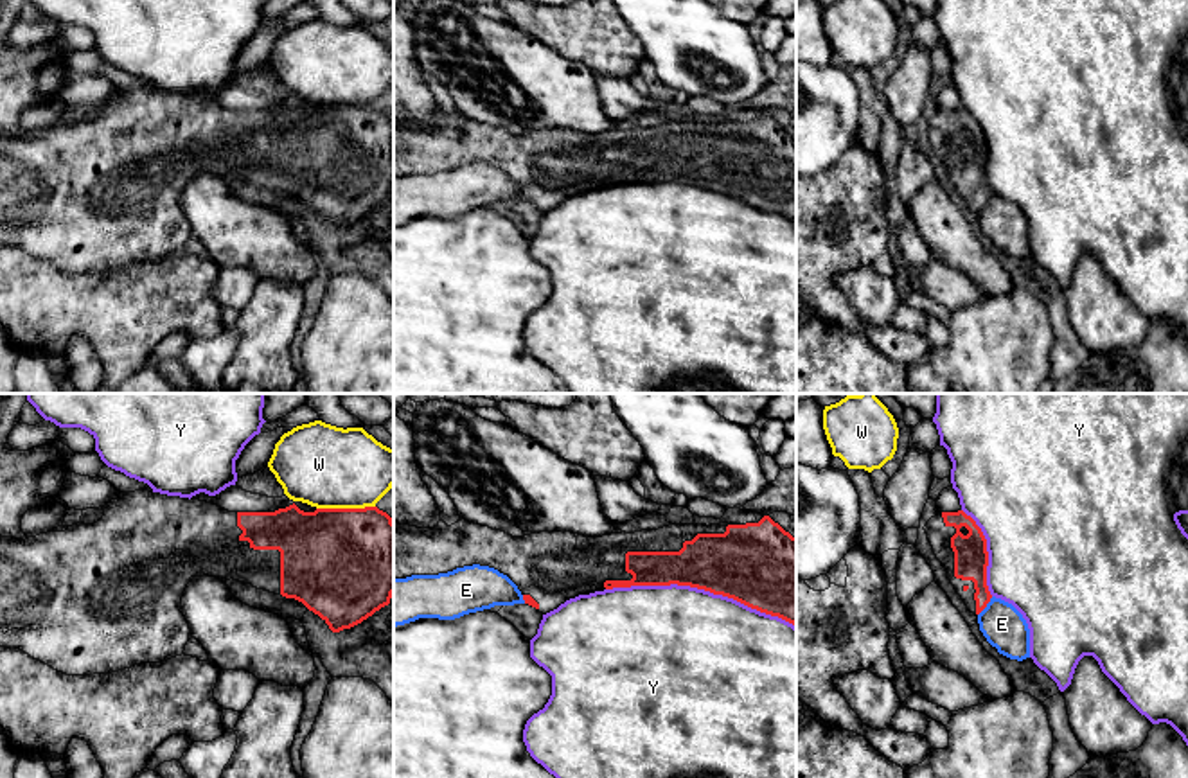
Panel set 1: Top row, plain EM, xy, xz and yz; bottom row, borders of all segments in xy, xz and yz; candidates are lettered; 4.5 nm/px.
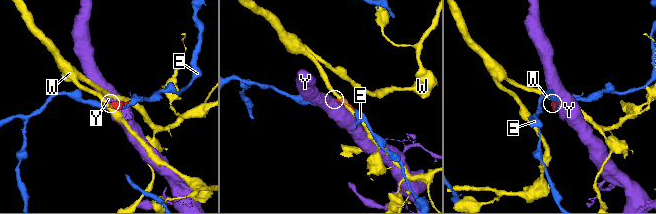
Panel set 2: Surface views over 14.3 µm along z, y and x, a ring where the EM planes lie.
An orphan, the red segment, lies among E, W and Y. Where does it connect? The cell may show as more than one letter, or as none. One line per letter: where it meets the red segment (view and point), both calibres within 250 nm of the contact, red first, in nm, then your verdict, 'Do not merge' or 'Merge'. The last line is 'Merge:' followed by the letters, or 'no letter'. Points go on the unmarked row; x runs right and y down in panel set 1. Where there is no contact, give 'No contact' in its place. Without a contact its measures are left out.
E: Touches red at yz (985, 203). Thickness 160 nm (red) against 190 nm. Do not merge
W: Touches red at xy (345, 106). Thickness 500 nm (red) against 360 nm. Do not merge
Y: Touches red at xz (701, 185). Thickness 360 nm (red) against 480 nm. Do not merge
Merge: no letter

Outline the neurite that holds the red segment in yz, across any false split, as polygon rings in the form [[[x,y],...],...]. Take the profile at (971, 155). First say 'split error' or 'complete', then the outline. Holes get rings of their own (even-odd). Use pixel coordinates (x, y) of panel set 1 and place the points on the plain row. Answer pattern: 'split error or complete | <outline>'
split error | [[[958,108],[938,110],[924,128],[956,190],[971,210],[980,212],[992,196],[987,183],[987,137],[981,126]]]

